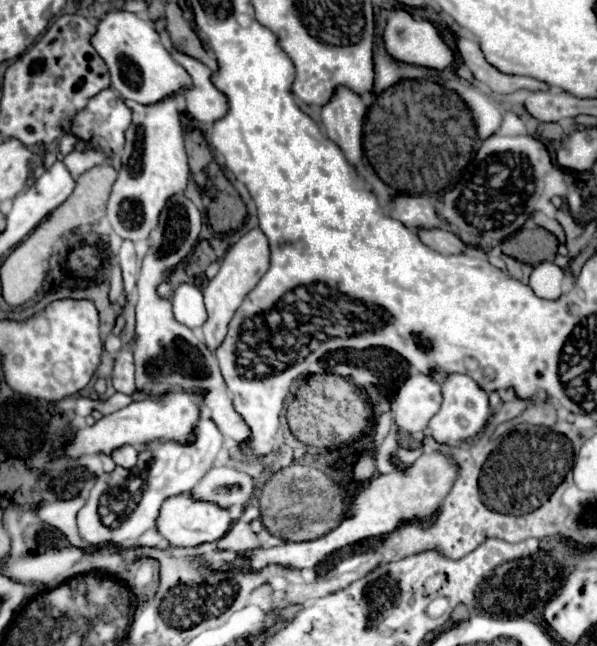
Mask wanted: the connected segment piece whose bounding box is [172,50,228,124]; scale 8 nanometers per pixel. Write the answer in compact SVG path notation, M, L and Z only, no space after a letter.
M172 50L172 56L194 80L194 88L184 94L188 114L204 124L214 124L216 120L224 118L228 112L228 98L214 86L212 70L178 50Z

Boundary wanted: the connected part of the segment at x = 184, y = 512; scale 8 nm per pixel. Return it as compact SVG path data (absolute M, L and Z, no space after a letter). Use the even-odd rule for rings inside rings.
M174 496L168 498L162 504L160 516L156 520L156 530L162 538L168 540L170 546L198 546L204 542L214 542L222 538L230 530L230 512L216 508L214 504L204 504L204 502L194 502L186 496Z

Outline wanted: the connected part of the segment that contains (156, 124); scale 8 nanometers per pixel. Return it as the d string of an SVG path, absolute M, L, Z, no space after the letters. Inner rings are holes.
M168 98L152 106L142 106L132 100L126 104L132 110L132 124L126 130L122 168L112 186L106 216L120 238L138 242L150 238L150 232L158 226L160 212L164 210L166 202L186 188L190 168L186 162L178 102Z

